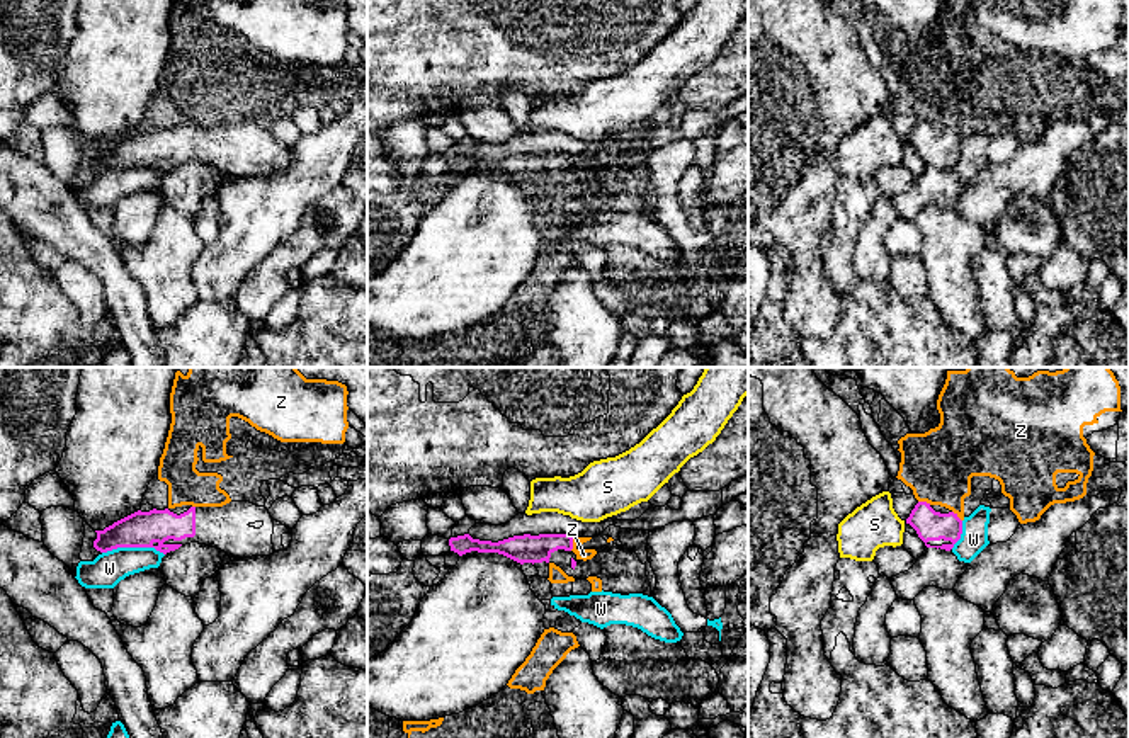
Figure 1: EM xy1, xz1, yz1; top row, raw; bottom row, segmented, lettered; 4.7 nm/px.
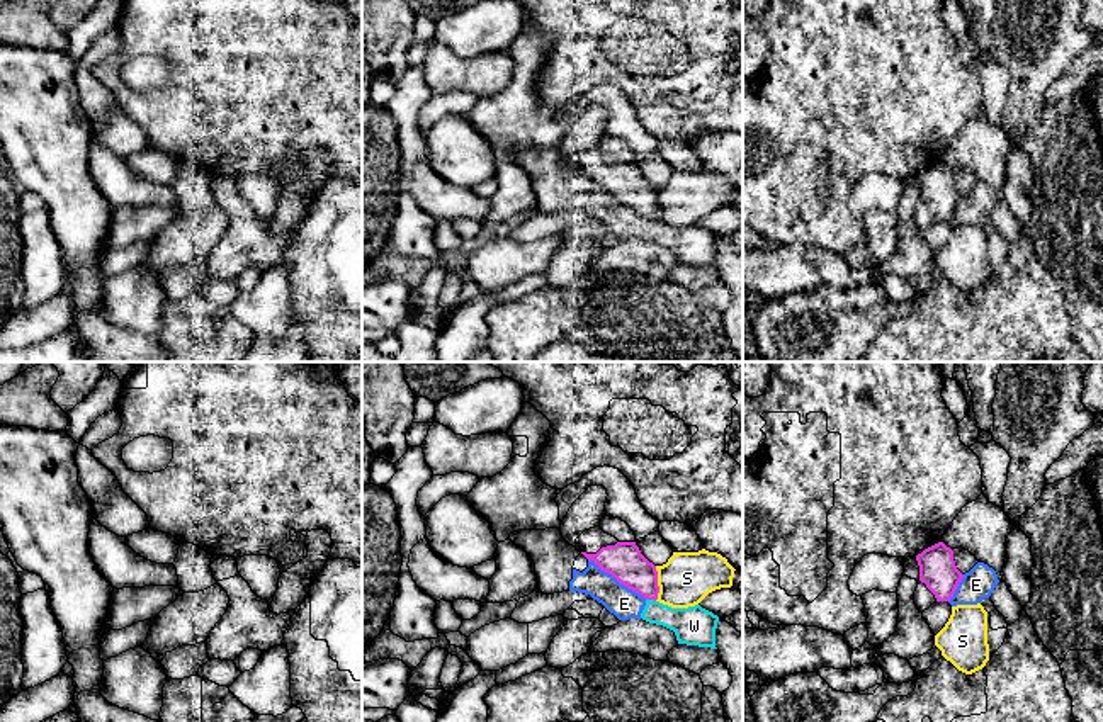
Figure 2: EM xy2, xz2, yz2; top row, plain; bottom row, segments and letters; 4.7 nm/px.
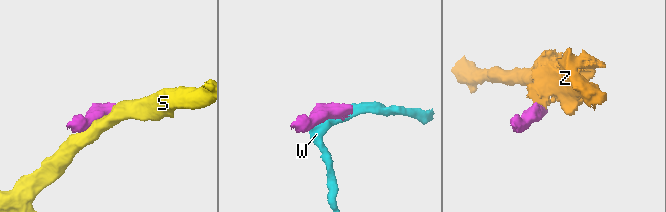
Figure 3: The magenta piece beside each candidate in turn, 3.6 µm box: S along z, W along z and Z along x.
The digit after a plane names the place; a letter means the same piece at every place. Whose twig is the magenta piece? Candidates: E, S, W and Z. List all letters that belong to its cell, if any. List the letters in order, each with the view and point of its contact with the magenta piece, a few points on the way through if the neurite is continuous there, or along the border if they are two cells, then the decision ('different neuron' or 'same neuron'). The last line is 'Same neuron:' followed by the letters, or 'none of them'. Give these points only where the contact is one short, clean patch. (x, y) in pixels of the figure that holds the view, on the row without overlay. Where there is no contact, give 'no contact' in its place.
E: contact xz2 (617, 199); different neuron
S: contact xz2 (656, 203); different neuron
W: contact xy1 (133, 165); different neuron
Z: contact xz1 (572, 164); border xz1 (573, 157), (570, 169); different neuron
Same neuron: none of them

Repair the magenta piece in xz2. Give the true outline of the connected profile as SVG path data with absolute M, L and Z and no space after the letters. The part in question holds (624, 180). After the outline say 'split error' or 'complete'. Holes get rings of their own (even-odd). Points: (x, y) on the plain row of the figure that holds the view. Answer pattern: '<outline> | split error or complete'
M595 146L585 149L576 158L576 168L602 190L612 194L620 204L646 219L658 219L656 185L641 173L636 161L619 161L600 146Z | split error

